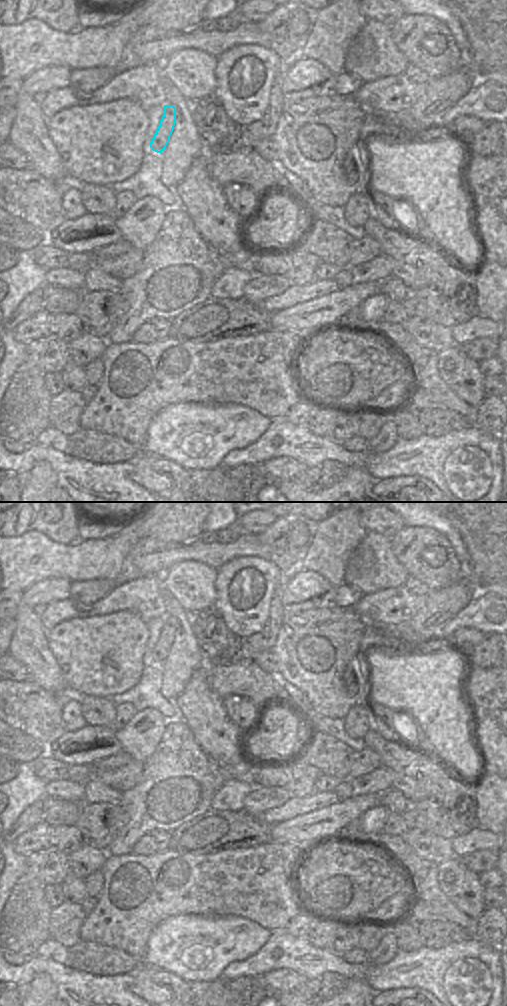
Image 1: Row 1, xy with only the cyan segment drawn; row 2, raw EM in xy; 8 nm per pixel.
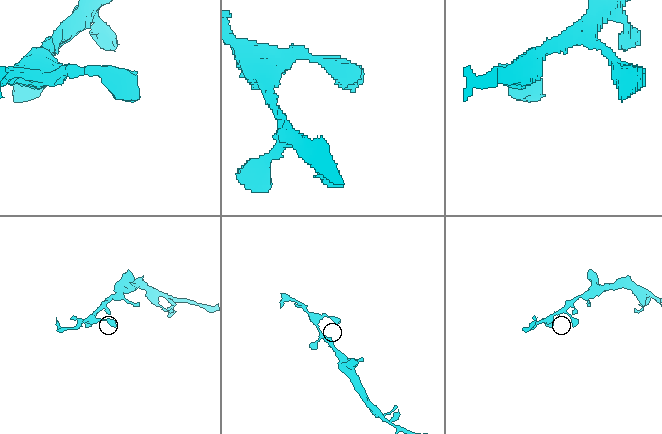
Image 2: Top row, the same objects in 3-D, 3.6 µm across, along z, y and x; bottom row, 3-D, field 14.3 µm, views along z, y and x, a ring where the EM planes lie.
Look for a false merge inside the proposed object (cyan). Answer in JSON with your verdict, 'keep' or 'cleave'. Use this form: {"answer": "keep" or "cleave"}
{"answer": "keep"}

